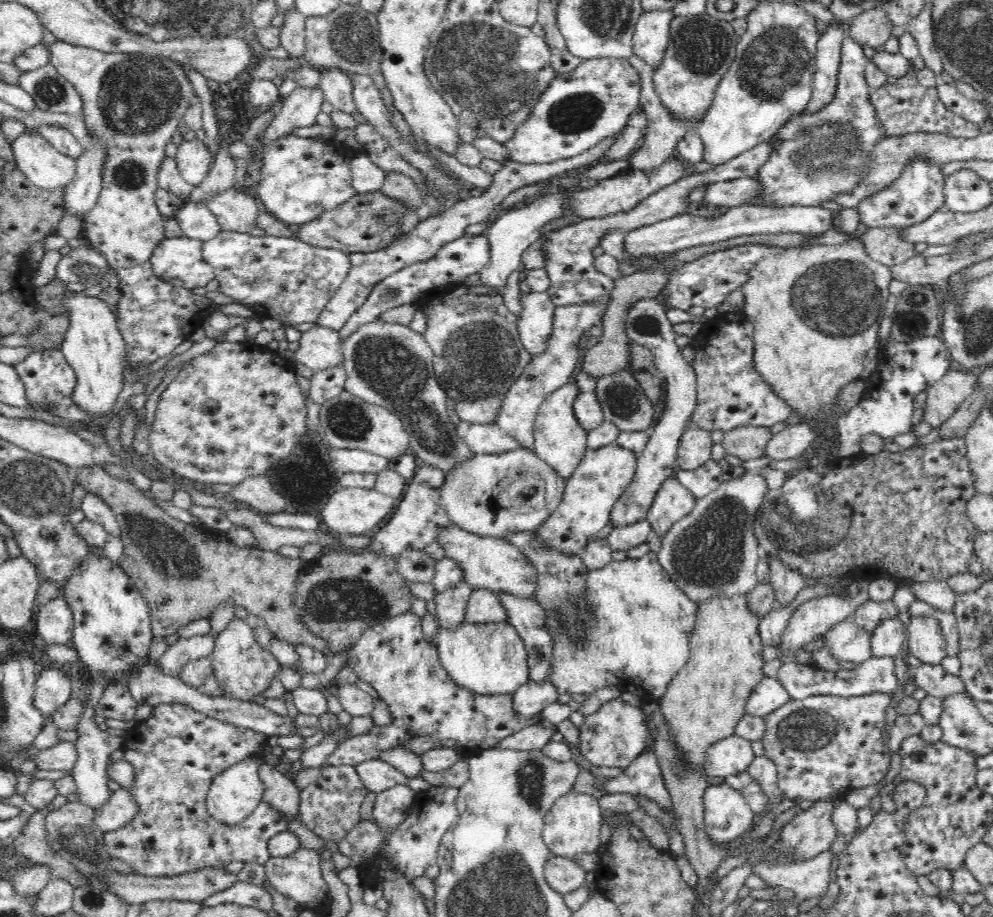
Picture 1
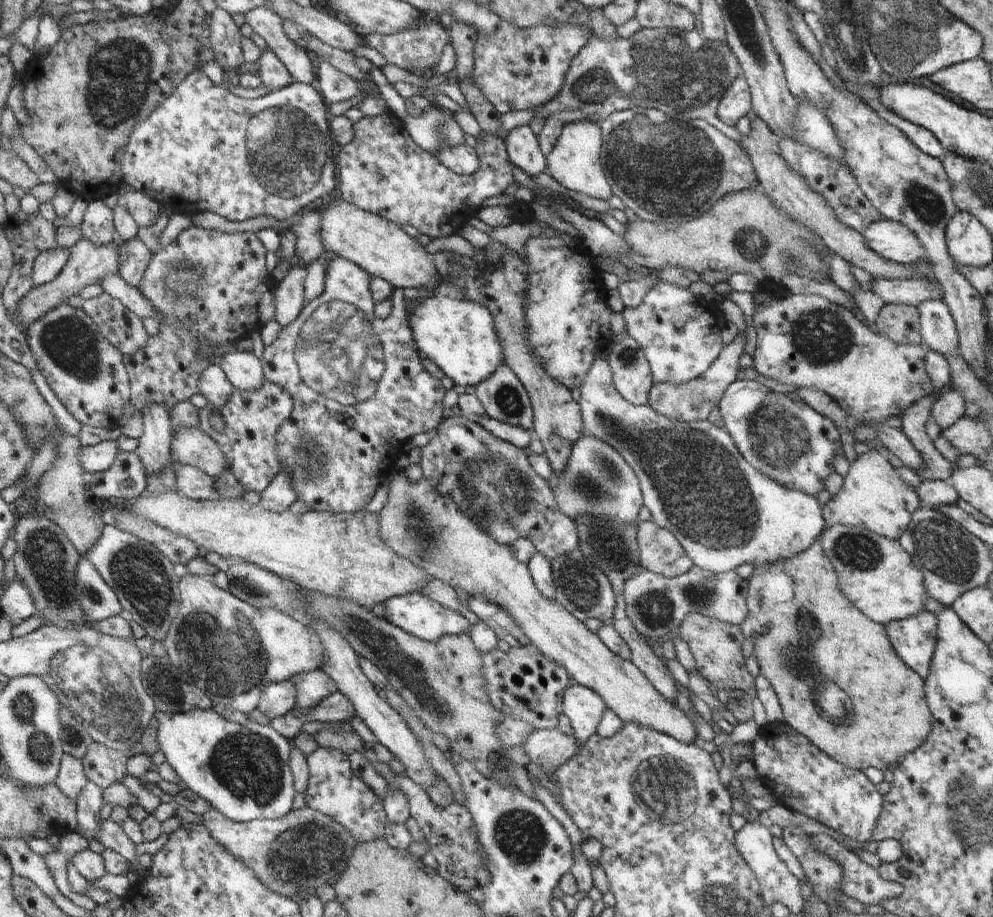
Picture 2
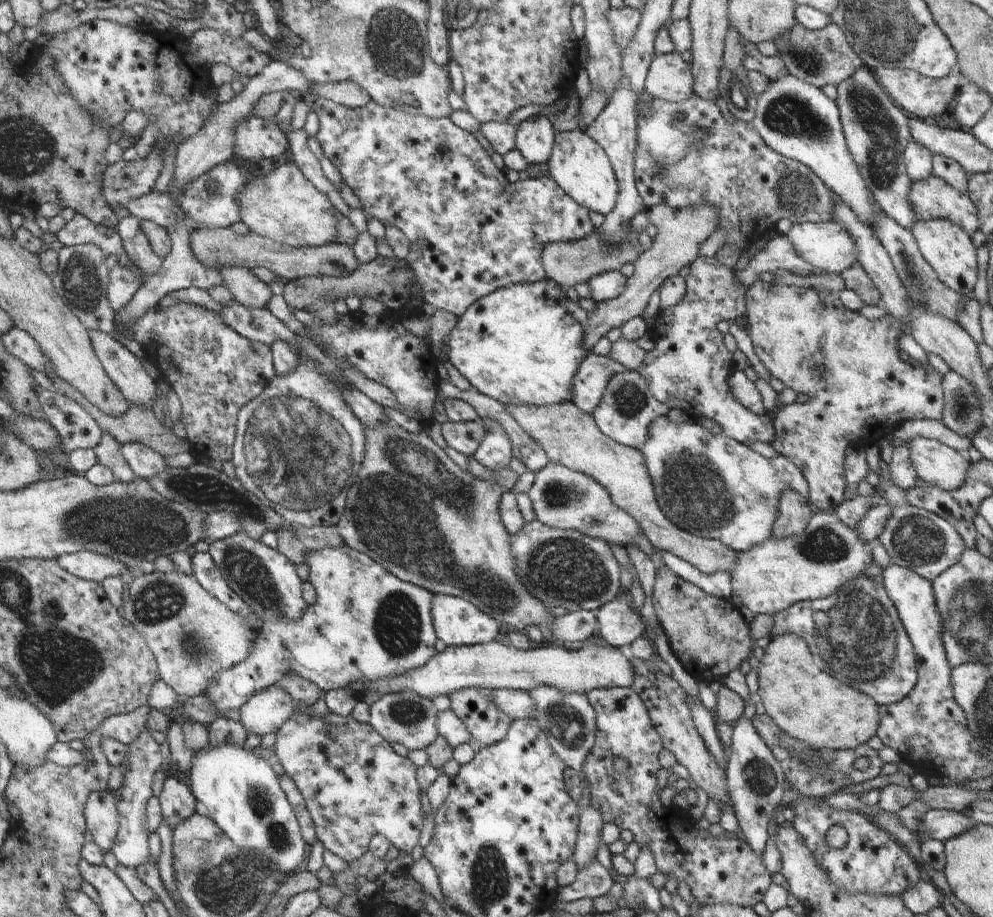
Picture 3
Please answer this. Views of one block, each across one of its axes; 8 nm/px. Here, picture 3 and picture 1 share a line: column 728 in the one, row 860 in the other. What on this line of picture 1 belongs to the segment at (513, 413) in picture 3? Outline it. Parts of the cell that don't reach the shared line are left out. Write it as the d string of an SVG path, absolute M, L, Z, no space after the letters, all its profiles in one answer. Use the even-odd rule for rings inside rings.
M554 854L544 864L544 874L547 883L562 895L584 887L586 881L592 879L591 874L571 858Z

